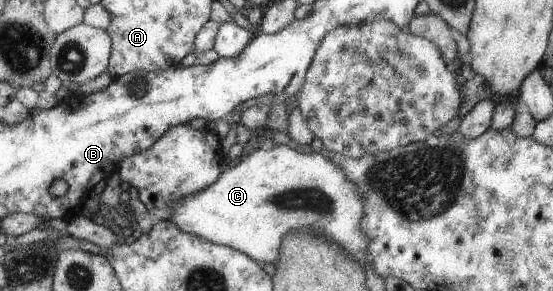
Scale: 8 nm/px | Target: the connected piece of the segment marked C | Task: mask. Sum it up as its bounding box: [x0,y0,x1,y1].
[168,144,368,264]

